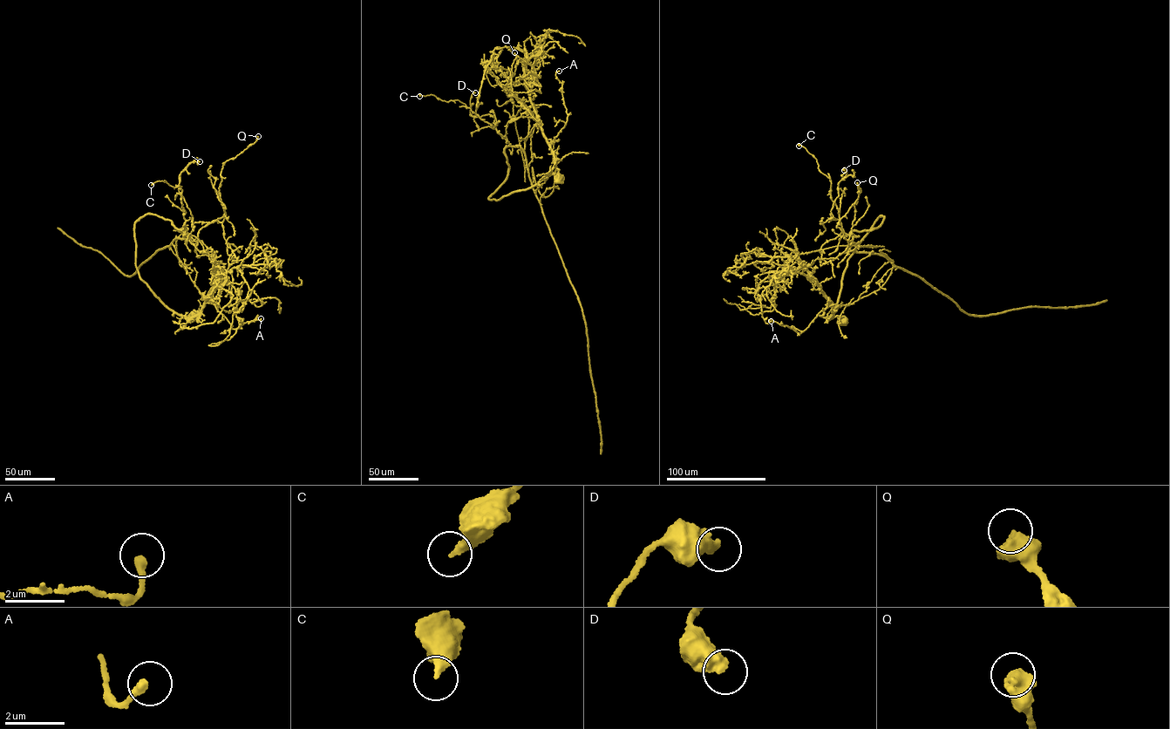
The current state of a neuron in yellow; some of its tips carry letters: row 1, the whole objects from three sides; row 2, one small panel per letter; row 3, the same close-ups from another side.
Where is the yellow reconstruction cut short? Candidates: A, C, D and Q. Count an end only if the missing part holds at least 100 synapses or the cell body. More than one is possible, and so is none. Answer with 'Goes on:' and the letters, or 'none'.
Goes on: none

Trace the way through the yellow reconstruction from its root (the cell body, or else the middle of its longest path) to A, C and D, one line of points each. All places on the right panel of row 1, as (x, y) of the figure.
A: (843, 320), (846, 323), (844, 316), (833, 316), (829, 303), (800, 333), (771, 321)
C: (843, 320), (832, 315), (847, 261), (884, 217), (872, 229), (843, 231), (830, 179), (799, 146)
D: (843, 320), (832, 315), (847, 261), (884, 217), (872, 229), (843, 231), (831, 210), (844, 170)

